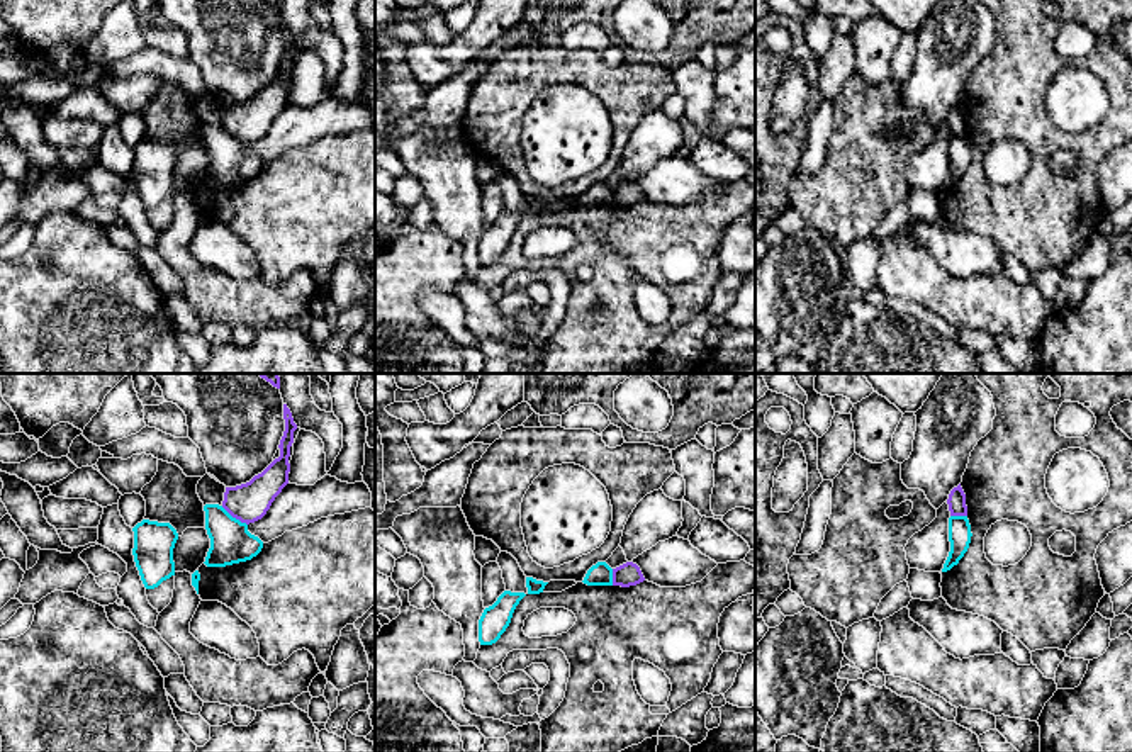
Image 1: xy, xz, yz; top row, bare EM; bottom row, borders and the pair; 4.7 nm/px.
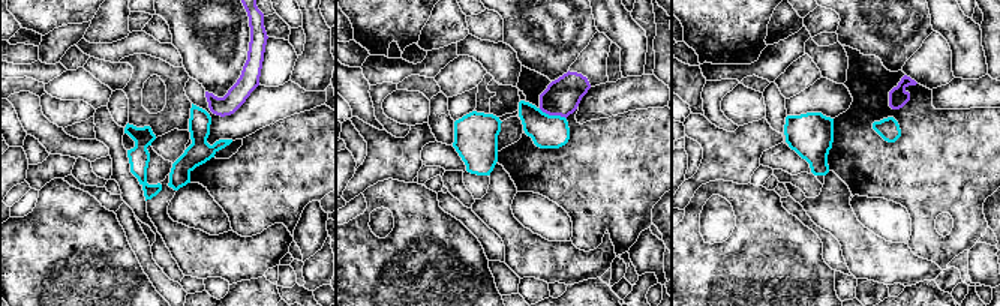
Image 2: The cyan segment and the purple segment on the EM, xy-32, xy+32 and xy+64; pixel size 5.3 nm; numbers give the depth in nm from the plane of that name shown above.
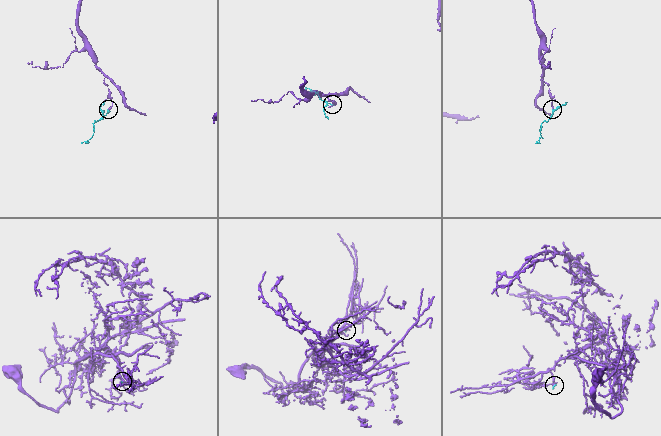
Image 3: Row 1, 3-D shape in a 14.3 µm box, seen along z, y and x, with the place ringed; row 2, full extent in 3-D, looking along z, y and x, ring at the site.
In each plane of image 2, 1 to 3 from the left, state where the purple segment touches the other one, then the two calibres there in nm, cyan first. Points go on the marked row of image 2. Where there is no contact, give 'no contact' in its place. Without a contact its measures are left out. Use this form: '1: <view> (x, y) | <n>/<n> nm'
1: no contact
2: xy+32 (552, 116) | 180/190 nm
3: no contact

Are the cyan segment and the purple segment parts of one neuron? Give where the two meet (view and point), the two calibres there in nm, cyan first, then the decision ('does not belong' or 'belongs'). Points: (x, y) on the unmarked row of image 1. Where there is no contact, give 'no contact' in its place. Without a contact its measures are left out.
contact xy (235, 138); calibres 200 and 190 nm; does not belong

